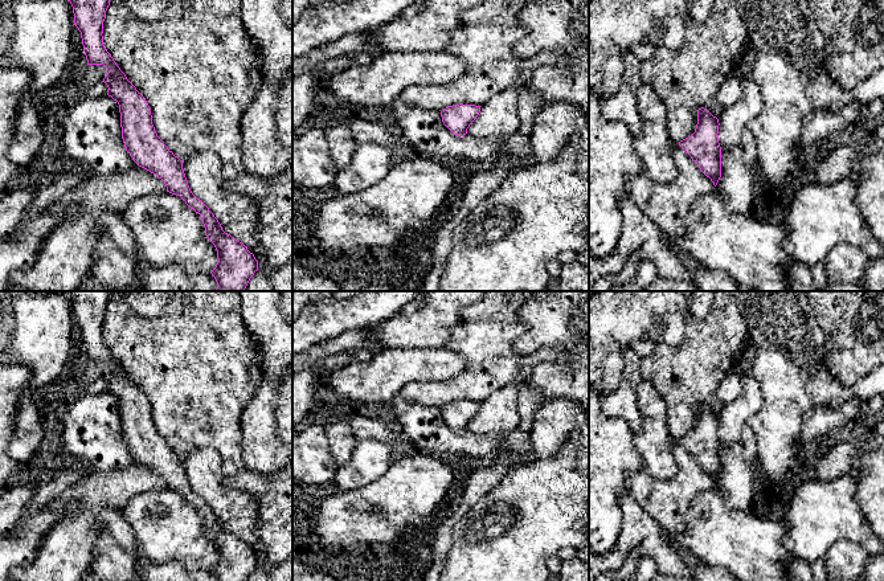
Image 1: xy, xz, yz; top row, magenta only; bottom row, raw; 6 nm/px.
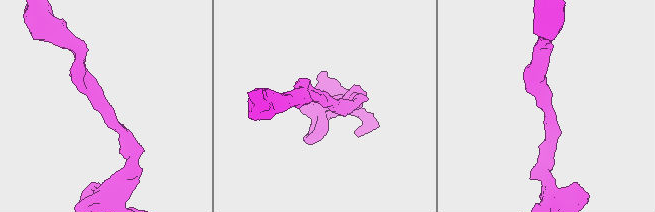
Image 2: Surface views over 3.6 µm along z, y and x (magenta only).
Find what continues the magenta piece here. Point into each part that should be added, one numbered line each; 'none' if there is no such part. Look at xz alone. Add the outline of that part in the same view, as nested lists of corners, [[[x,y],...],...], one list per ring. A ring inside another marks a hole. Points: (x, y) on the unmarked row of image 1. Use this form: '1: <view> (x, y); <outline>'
none

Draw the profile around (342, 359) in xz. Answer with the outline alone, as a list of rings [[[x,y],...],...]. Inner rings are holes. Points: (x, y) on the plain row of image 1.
[[[357,349],[357,351],[347,351],[339,352],[335,356],[327,357],[326,360],[320,361],[318,365],[319,371],[319,384],[324,384],[324,376],[331,373],[332,371],[340,369],[345,365],[352,363],[367,363],[373,359],[376,352],[369,349]]]

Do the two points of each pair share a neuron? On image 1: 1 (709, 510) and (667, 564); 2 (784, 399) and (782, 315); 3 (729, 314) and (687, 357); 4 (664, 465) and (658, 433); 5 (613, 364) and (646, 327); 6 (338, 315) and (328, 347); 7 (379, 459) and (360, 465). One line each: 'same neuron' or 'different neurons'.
1: different neurons
2: same neuron
3: same neuron
4: same neuron
5: same neuron
6: different neurons
7: same neuron

